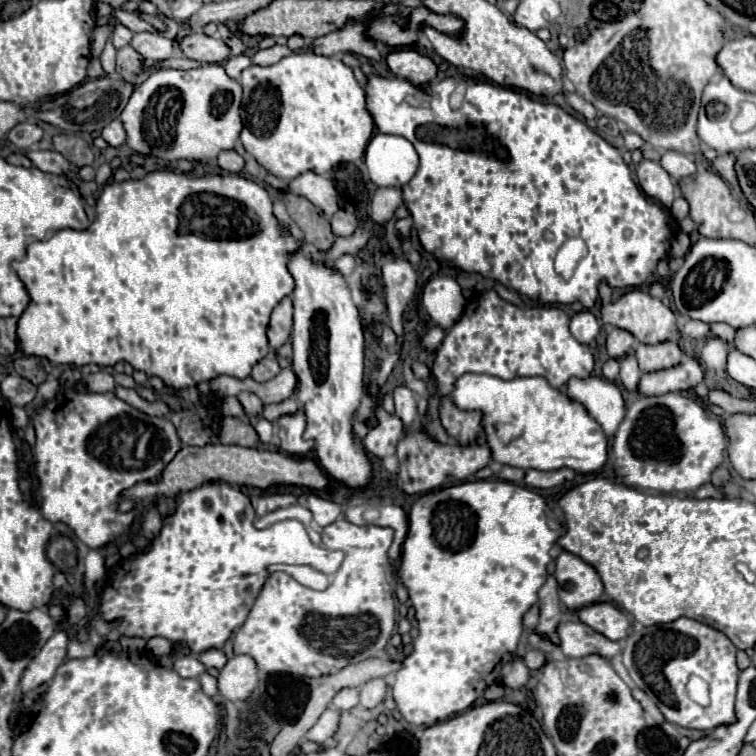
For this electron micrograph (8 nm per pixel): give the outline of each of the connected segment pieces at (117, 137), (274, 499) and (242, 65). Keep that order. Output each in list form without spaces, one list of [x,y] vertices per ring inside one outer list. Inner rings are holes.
[[[117,118],[113,120],[111,124],[107,124],[103,128],[103,138],[111,144],[111,146],[121,146],[125,140],[127,140],[127,134],[125,134],[125,128],[123,128],[123,122]]]
[[[269,494],[269,496],[263,496],[257,500],[255,504],[255,514],[257,518],[263,516],[265,512],[273,512],[277,508],[285,508],[285,506],[291,506],[295,504],[297,498],[293,494]]]
[[[239,54],[239,56],[229,58],[229,60],[223,64],[223,68],[225,68],[225,72],[227,72],[229,78],[239,78],[239,74],[241,74],[249,64],[251,64],[251,60],[249,60],[245,54]]]

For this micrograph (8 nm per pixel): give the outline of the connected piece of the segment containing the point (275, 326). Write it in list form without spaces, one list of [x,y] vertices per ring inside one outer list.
[[[287,296],[271,312],[271,320],[267,326],[267,340],[271,350],[281,348],[289,340],[291,322],[293,322],[293,306],[291,306],[291,298]]]

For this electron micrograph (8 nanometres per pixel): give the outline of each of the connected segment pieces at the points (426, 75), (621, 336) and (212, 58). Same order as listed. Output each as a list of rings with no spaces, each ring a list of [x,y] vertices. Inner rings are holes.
[[[393,48],[385,60],[393,74],[407,78],[409,82],[413,82],[417,86],[431,82],[437,74],[435,62],[429,56],[419,54],[413,48]]]
[[[613,328],[609,332],[609,336],[607,336],[607,354],[611,358],[619,360],[619,358],[623,358],[625,354],[631,352],[633,344],[635,344],[635,338],[629,332],[619,330],[619,328]]]
[[[193,32],[193,34],[187,34],[185,38],[181,38],[179,50],[181,50],[181,56],[185,56],[185,58],[191,58],[197,62],[209,62],[209,64],[211,62],[219,64],[219,62],[227,60],[227,56],[229,56],[229,46],[223,40],[205,36],[203,32]]]

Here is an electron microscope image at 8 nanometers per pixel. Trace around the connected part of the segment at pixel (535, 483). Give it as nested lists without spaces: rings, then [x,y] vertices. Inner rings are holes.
[[[561,468],[557,472],[539,472],[539,470],[527,470],[525,472],[525,484],[531,488],[553,488],[563,484],[565,480],[573,480],[575,472],[569,472],[569,468]]]

